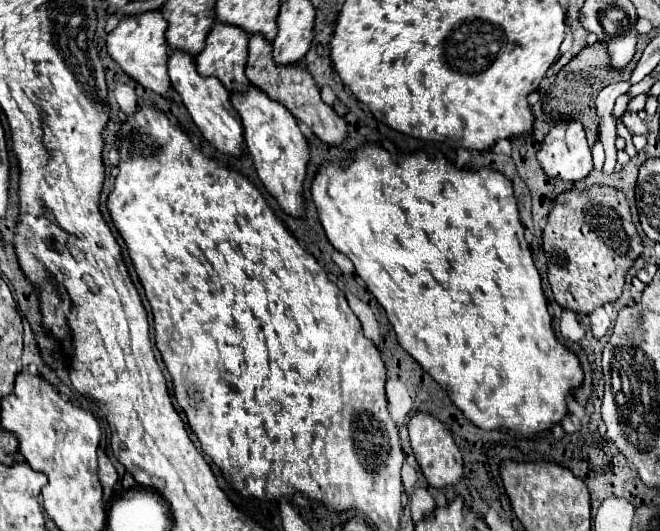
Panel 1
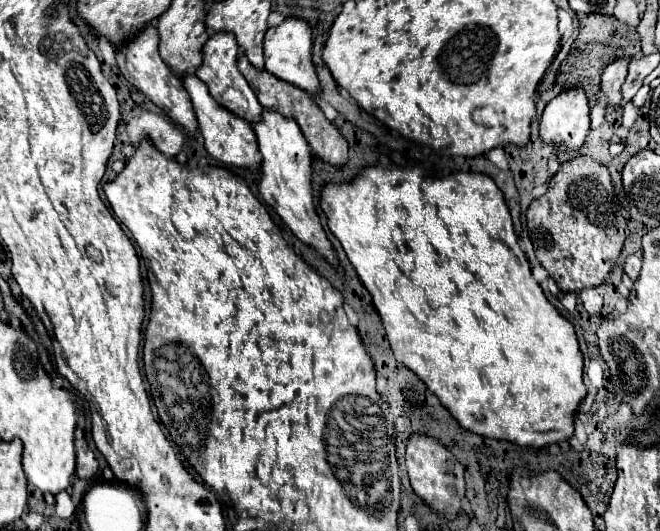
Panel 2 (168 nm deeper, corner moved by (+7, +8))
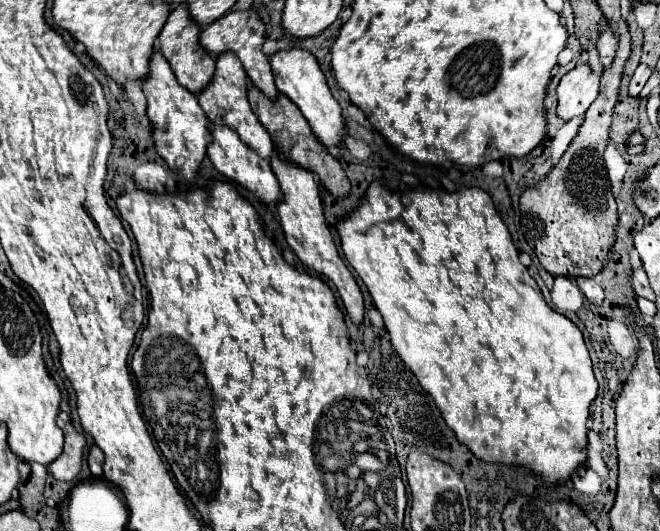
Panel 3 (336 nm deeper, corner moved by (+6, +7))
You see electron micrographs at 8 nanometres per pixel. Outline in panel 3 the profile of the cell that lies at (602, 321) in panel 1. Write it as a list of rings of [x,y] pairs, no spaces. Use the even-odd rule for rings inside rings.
[[[578,277],[576,283],[578,283],[580,291],[586,295],[586,299],[588,299],[590,303],[596,303],[596,305],[602,303],[604,291],[602,291],[602,287],[600,287],[594,279],[590,279],[590,277]]]

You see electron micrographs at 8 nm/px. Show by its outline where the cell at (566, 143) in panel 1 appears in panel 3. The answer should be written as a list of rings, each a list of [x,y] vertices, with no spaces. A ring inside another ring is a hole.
[[[588,63],[576,65],[560,79],[558,115],[566,121],[584,115],[592,105],[592,101],[598,97],[598,85],[600,75],[596,75]]]

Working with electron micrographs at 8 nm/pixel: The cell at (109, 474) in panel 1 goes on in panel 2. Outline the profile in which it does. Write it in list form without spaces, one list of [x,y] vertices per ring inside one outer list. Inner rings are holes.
[[[81,430],[75,432],[75,448],[77,448],[77,476],[79,478],[93,478],[99,470],[99,460],[89,450],[87,440]]]

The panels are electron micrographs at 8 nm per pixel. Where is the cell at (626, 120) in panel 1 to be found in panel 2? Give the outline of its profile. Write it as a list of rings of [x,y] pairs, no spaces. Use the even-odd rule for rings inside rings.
[[[615,60],[611,62],[605,70],[603,70],[603,78],[601,78],[601,92],[605,94],[605,102],[609,108],[613,108],[615,112],[623,110],[627,100],[621,96],[621,86],[625,82],[627,76],[627,66],[629,60]]]

